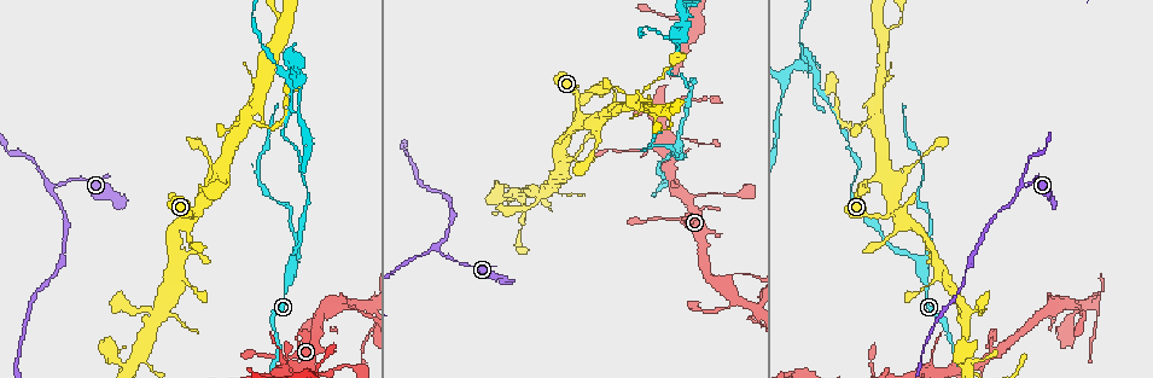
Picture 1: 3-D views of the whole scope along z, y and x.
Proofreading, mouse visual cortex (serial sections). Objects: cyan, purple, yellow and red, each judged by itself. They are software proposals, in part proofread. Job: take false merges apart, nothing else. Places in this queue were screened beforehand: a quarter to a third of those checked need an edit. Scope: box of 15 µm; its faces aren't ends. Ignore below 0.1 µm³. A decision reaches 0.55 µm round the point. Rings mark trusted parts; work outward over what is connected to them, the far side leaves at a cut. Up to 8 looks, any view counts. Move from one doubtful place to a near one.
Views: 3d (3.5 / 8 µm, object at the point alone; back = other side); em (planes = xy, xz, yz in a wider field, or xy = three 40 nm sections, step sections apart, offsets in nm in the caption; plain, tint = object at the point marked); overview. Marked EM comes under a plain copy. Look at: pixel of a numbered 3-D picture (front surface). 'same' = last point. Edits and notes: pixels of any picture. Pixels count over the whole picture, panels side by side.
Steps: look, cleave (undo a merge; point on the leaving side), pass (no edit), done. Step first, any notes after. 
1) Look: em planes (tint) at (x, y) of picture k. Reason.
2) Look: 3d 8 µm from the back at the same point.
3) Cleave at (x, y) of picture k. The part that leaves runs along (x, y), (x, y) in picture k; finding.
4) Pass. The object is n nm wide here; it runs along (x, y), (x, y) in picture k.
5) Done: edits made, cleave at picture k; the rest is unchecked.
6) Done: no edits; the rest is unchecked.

Look: 3d 3.5 µm at (1053, 298) of picture 1. A fork.

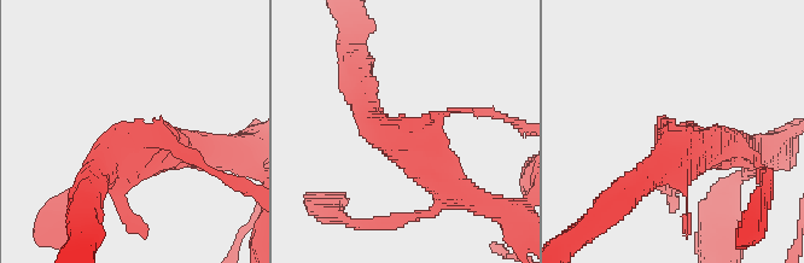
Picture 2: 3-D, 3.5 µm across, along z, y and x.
Look: em planes (tint) at (153, 140) of picture 2.

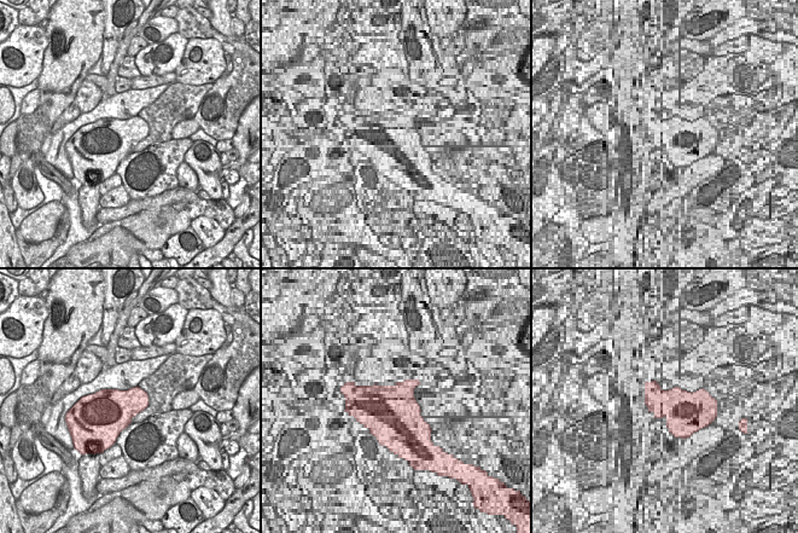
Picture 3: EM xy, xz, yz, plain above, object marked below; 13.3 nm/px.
Pass. It runs along (362, 94), (370, 122), (470, 196) in picture 2; all the same cell.

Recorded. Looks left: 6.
Look: 3d 3.5 µm at (293, 265) of picture 1. Arms part here.

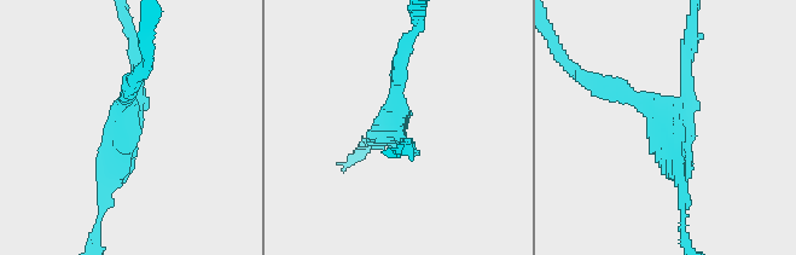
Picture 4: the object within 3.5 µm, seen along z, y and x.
Look: em xy step 2 (tint) at (662, 123) of picture 4.

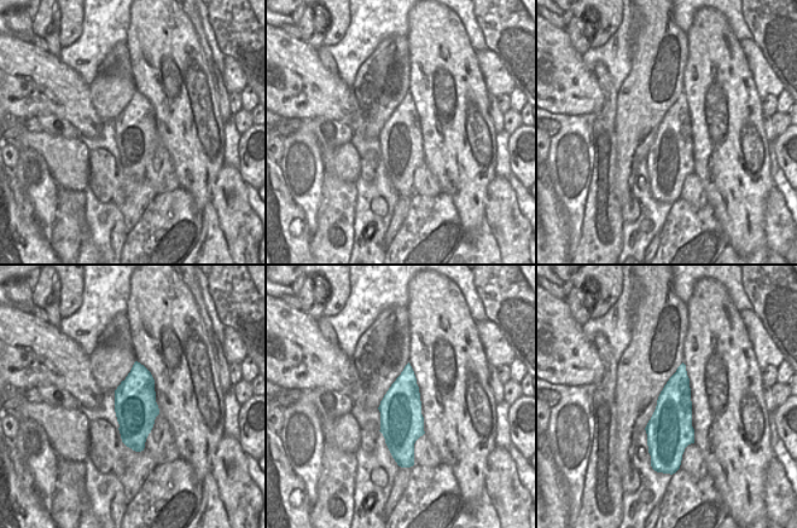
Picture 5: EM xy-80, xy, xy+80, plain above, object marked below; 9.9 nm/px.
Look: em xy step 1 (tint) at the same point.

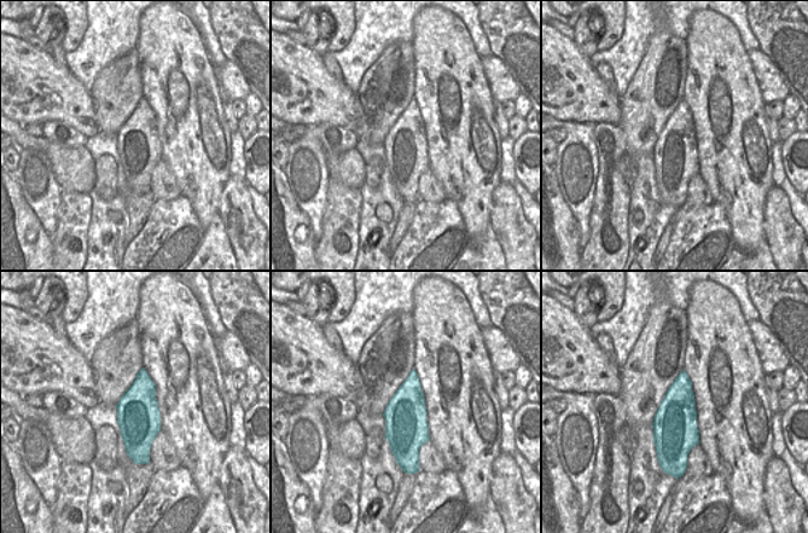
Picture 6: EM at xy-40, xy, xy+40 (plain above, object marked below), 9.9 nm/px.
Pass. It runs along (685, 198), (663, 123), (598, 86) in picture 4; one cell here.

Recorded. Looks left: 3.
Look: 3d 3.5 µm at (816, 71) of picture 1. Three-way junction.

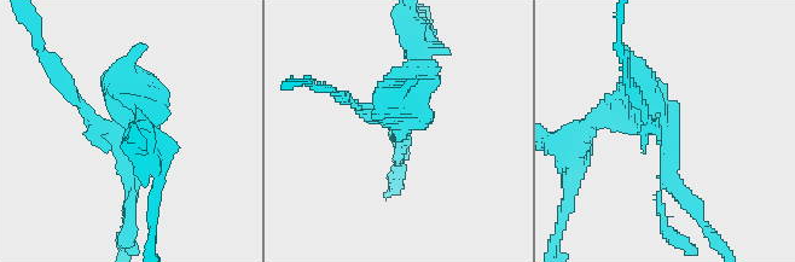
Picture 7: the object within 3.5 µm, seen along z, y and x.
Look: em xy step 2 (tint) at (668, 127) of picture 7.

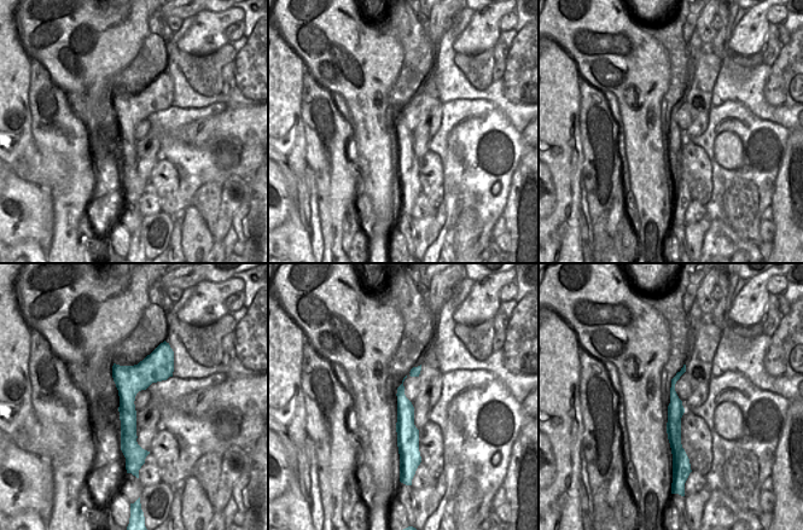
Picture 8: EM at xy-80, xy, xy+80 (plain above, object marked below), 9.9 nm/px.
Cleave at (413, 110) of picture 7. The part that leaves runs along (399, 126), (417, 76), (417, 36) in picture 7; a second cell is stuck on.

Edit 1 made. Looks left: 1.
Done: edits made, cleave at picture 7; the rest is unchecked.

